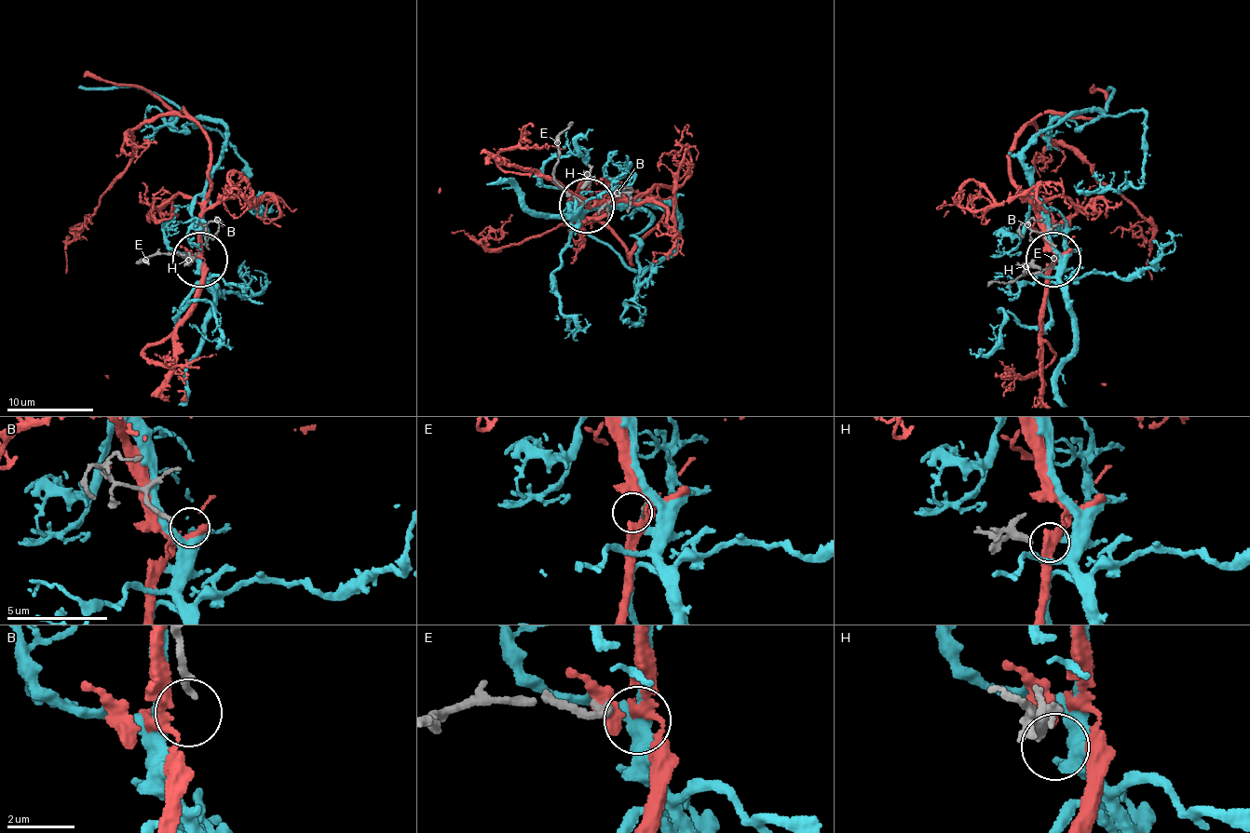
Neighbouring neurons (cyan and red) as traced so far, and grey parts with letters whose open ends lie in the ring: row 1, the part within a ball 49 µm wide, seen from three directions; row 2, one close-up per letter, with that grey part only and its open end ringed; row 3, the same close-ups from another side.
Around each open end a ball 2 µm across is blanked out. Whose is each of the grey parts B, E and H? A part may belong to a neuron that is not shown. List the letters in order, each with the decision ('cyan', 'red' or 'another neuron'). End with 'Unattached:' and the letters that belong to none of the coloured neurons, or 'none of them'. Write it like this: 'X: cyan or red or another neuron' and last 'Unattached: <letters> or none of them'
B: red
E: another neuron
H: another neuron
Unattached: E, H

